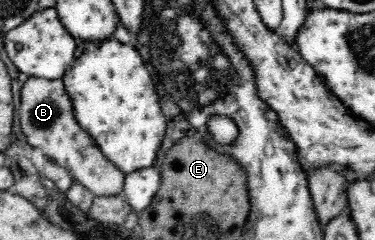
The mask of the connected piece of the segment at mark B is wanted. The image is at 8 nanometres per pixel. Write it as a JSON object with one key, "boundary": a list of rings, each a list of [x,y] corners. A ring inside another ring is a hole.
{"boundary":[[[29,78],[23,86],[19,120],[22,131],[31,146],[40,148],[45,155],[69,171],[74,181],[86,186],[94,196],[115,196],[121,194],[125,176],[115,165],[108,162],[95,145],[93,137],[81,129],[75,116],[71,100],[65,92],[61,79]]]}

